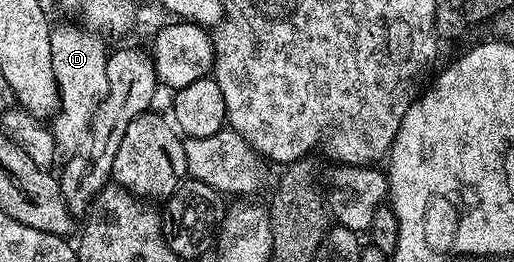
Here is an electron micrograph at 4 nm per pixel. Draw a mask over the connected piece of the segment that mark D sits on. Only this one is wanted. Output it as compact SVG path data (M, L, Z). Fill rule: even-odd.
M77 26L81 28L57 28L54 27L51 31L51 66L55 70L55 82L57 83L57 89L59 90L59 106L57 107L57 115L52 117L51 120L51 131L53 133L54 138L57 140L58 149L62 153L69 152L68 154L73 154L78 151L88 141L89 139L89 128L93 124L93 115L97 112L97 107L101 105L103 102L103 98L107 94L107 86L109 83L107 82L107 62L109 61L107 55L107 47L105 48L105 44L100 35L98 33L90 30L85 26Z

